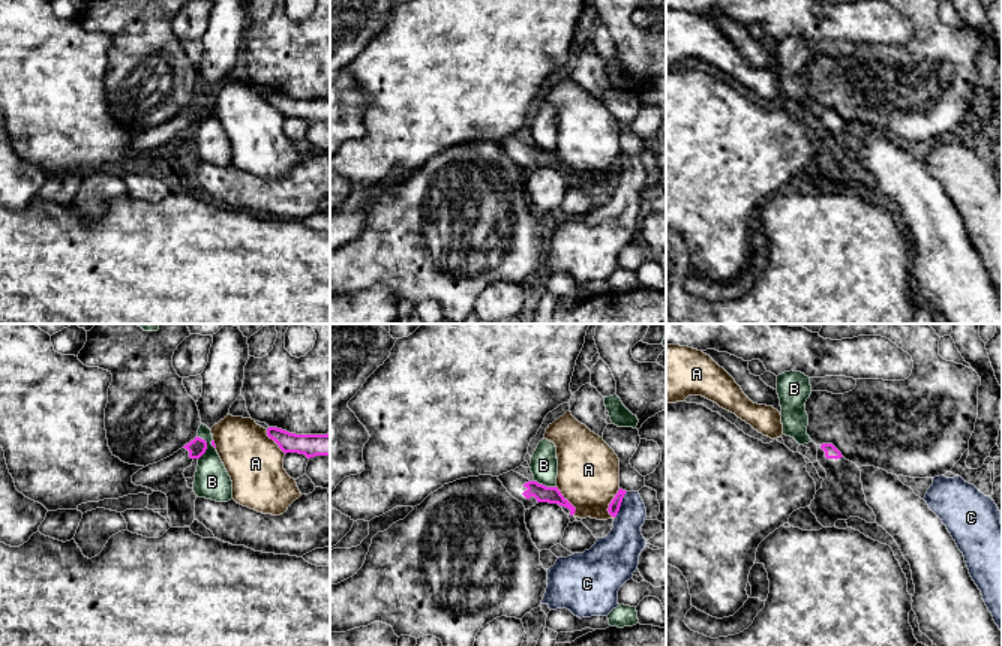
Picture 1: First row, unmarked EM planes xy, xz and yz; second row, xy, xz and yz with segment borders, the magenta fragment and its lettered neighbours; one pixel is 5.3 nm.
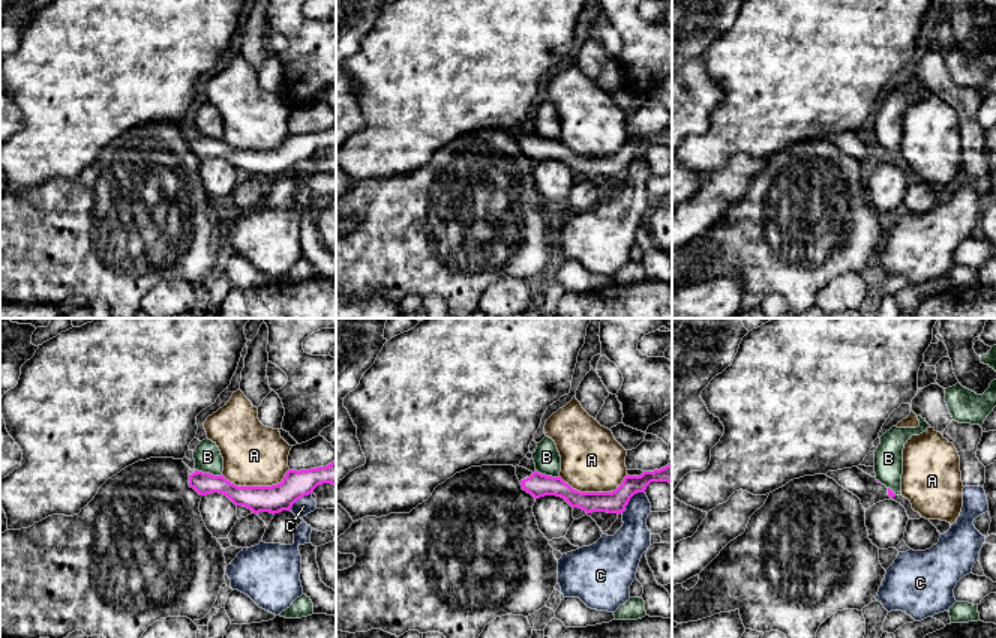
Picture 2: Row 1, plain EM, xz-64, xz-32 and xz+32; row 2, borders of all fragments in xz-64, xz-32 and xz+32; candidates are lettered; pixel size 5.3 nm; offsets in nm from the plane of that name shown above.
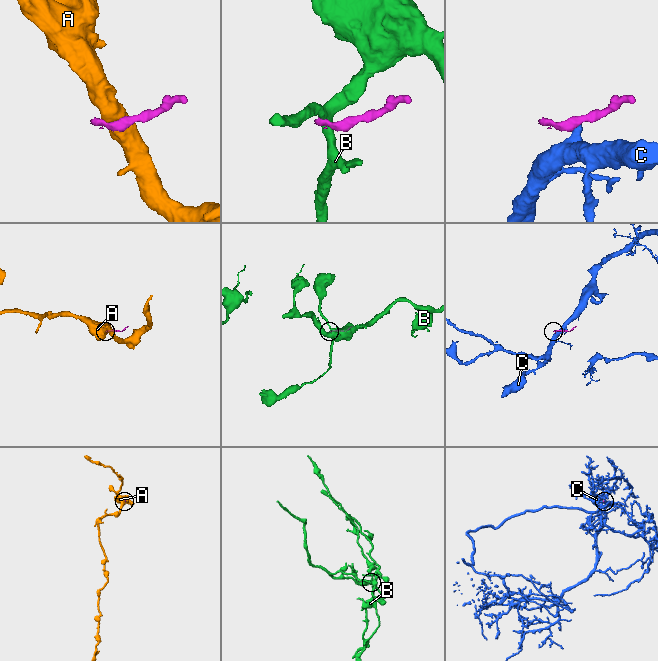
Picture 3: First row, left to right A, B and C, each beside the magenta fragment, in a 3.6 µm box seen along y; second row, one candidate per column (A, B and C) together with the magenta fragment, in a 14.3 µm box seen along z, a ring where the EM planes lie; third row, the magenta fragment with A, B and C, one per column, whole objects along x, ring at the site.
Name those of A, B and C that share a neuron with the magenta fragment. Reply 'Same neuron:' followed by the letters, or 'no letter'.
Same neuron: no letter

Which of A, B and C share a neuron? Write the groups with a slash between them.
A / B / C

